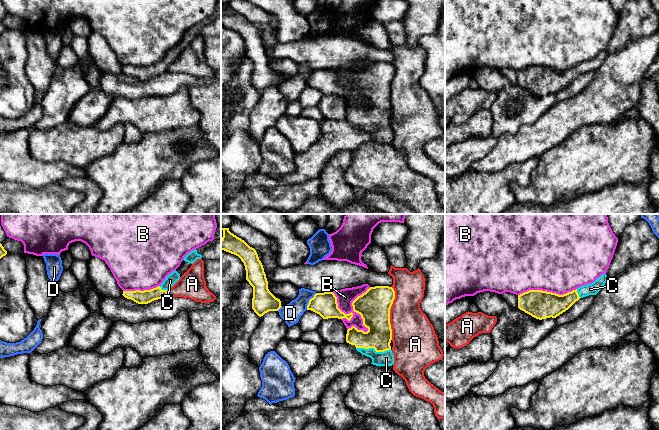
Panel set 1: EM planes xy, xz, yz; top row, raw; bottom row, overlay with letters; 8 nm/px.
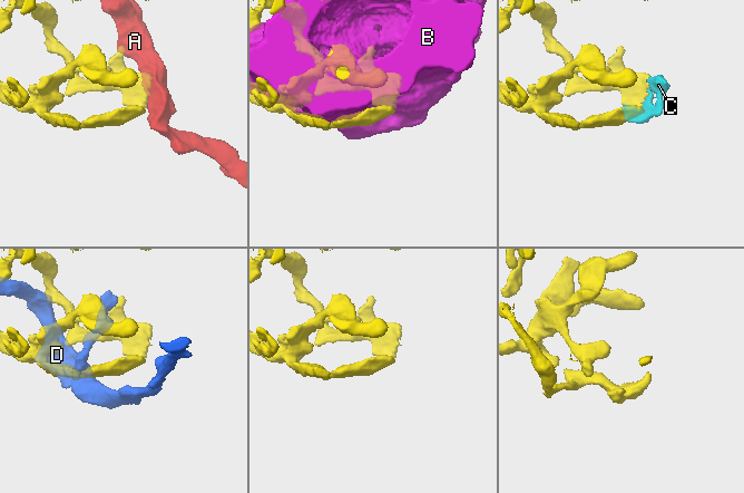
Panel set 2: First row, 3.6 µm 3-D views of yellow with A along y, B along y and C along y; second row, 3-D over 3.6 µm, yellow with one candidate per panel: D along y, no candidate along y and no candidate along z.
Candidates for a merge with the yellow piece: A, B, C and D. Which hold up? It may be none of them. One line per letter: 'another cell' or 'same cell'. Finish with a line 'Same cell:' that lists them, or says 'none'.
A: another cell
B: another cell
C: same cell
D: another cell
Same cell: C

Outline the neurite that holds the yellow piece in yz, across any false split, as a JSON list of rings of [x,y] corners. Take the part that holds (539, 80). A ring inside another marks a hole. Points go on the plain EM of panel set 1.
[[[603,50],[593,59],[583,61],[563,71],[542,66],[529,66],[518,71],[518,84],[539,96],[556,94],[580,74],[596,71],[607,56],[607,51]]]

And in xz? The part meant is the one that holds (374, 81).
[[[389,62],[367,65],[353,78],[353,87],[360,90],[367,108],[352,102],[347,106],[346,118],[354,121],[362,131],[370,133],[373,141],[392,142],[394,131],[391,126],[392,105],[390,85],[395,67]]]

